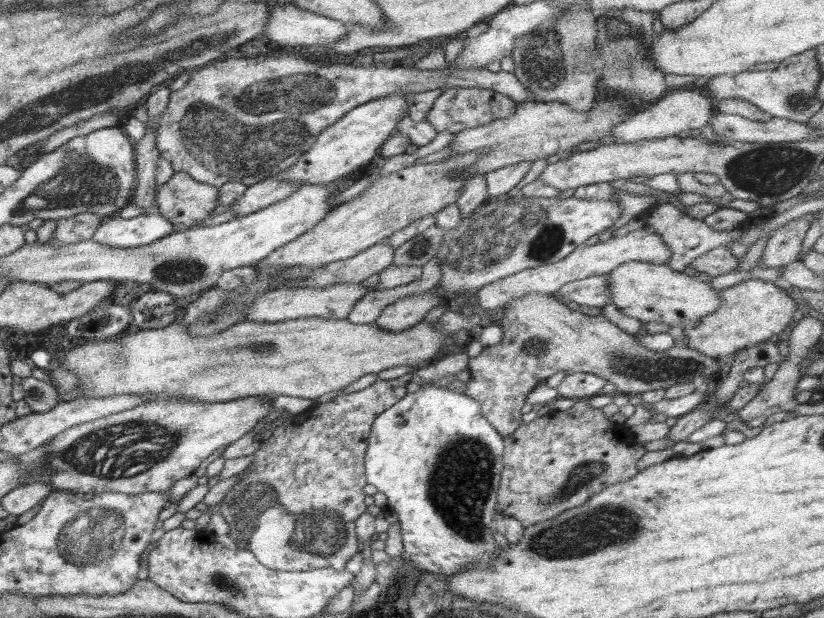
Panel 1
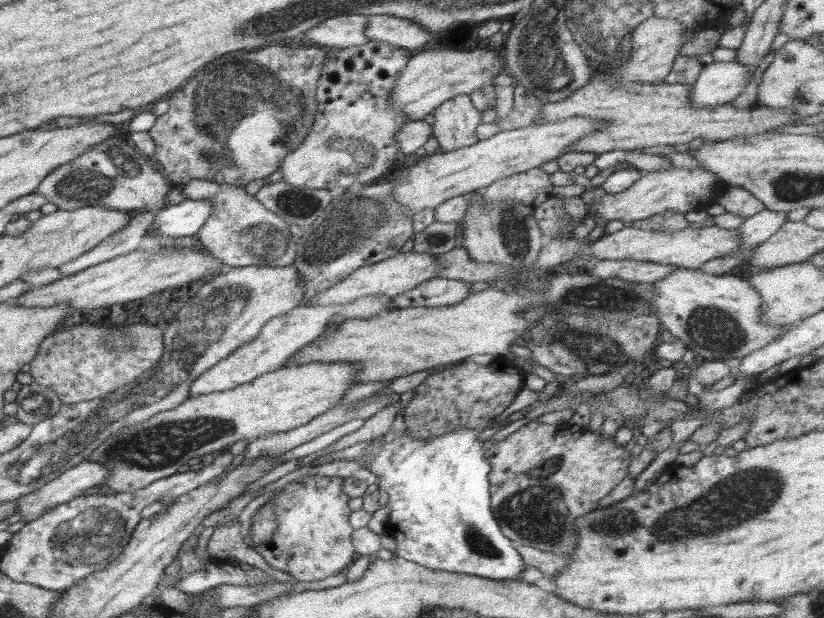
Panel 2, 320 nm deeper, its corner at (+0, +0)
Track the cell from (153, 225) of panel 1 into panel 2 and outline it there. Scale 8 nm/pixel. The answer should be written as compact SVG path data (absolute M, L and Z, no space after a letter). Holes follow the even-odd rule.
M184 199L184 202L165 206L158 212L152 228L155 233L167 237L194 235L206 224L212 209L210 201Z

